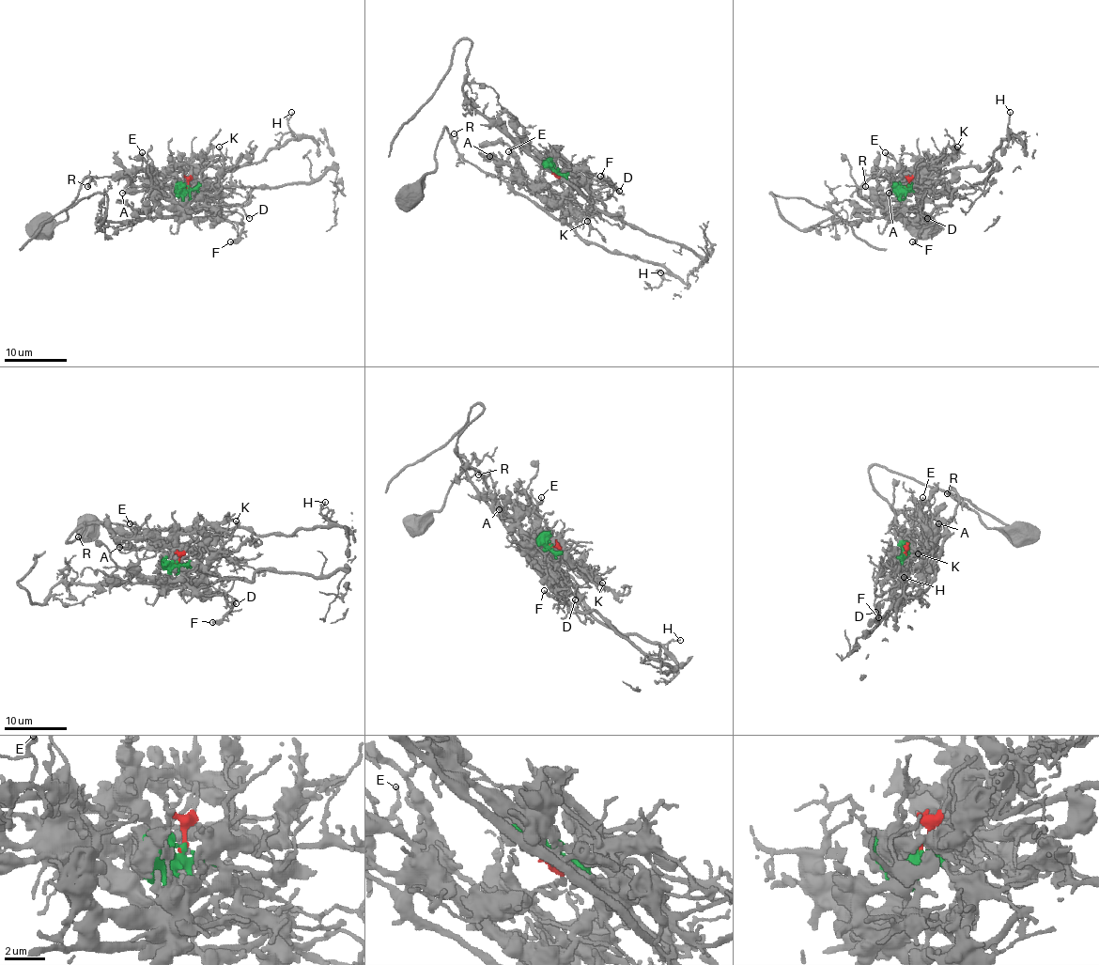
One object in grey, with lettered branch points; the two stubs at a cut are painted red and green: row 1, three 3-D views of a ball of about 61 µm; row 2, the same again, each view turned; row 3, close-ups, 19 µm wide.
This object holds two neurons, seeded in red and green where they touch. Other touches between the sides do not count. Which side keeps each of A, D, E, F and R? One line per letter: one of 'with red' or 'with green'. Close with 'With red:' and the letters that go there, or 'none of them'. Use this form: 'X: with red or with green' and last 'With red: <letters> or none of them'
A: with red
D: with green
E: with red
F: with green
R: with red
With red: A, E, R

